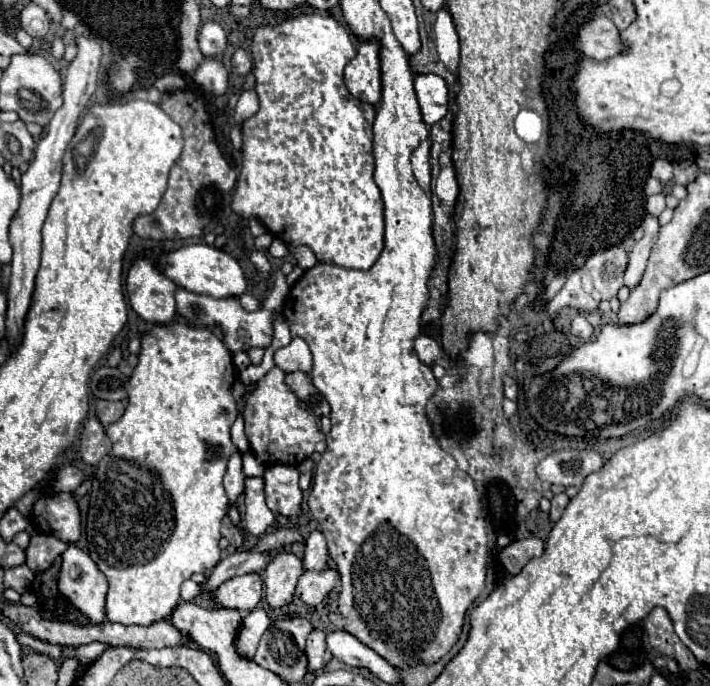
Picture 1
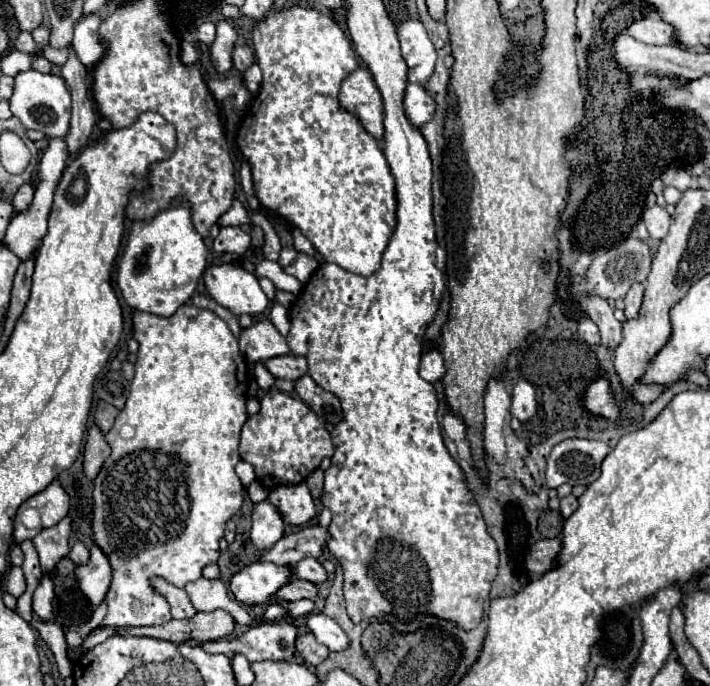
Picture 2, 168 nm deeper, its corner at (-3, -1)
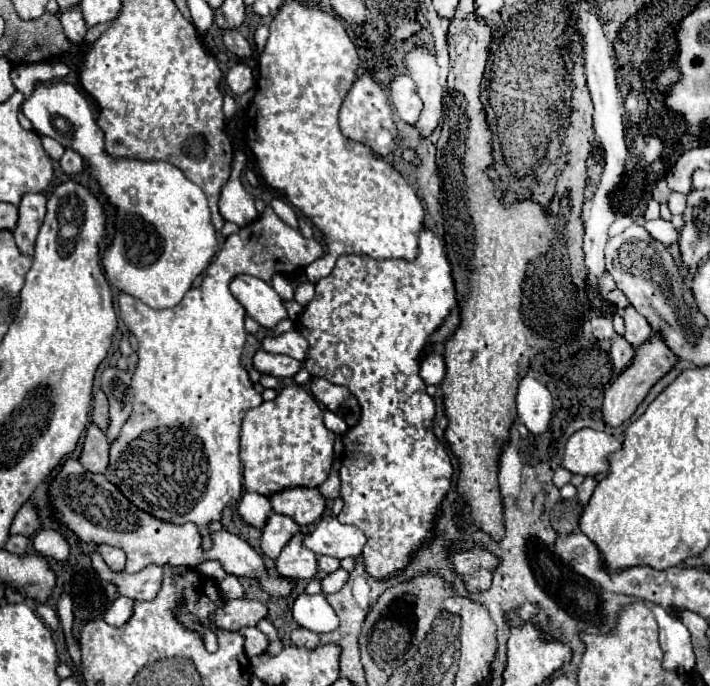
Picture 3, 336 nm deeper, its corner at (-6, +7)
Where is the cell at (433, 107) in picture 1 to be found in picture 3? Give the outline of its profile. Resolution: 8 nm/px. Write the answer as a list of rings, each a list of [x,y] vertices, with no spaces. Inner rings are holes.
[[[398,75],[390,85],[390,101],[404,123],[416,123],[422,111],[420,95],[416,93],[416,85],[408,75]]]

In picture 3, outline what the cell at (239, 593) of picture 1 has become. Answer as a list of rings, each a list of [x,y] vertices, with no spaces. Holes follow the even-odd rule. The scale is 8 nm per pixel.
[[[296,533],[280,551],[276,559],[276,571],[288,579],[310,579],[316,575],[316,555],[302,547],[304,533]]]

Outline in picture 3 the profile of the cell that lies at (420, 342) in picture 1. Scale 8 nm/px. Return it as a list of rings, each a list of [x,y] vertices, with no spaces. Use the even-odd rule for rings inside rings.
[[[430,353],[424,361],[422,361],[422,369],[420,369],[420,375],[426,383],[430,385],[440,385],[444,375],[446,375],[446,365],[444,365],[444,359],[442,355],[436,355],[436,353]]]

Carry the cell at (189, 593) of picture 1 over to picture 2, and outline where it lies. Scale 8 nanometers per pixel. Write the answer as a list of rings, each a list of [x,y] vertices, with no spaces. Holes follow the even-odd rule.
[[[205,577],[191,581],[185,591],[191,597],[191,603],[197,611],[215,611],[215,609],[223,609],[227,613],[233,615],[233,619],[239,625],[253,625],[253,617],[235,601],[229,597],[227,587],[223,585],[223,581],[209,581]]]

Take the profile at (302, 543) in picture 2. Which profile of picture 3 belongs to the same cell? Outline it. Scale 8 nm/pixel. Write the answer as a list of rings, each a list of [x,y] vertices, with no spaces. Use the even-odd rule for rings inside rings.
[[[322,517],[314,529],[310,529],[302,545],[316,555],[330,555],[336,559],[358,557],[366,539],[364,533],[352,525],[342,525],[336,517]]]

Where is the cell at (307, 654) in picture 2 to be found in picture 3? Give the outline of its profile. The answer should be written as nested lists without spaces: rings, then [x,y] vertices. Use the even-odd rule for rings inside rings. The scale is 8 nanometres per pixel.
[[[298,627],[292,631],[292,643],[306,647],[306,649],[316,649],[320,645],[320,637],[316,633],[304,629],[304,627]]]

